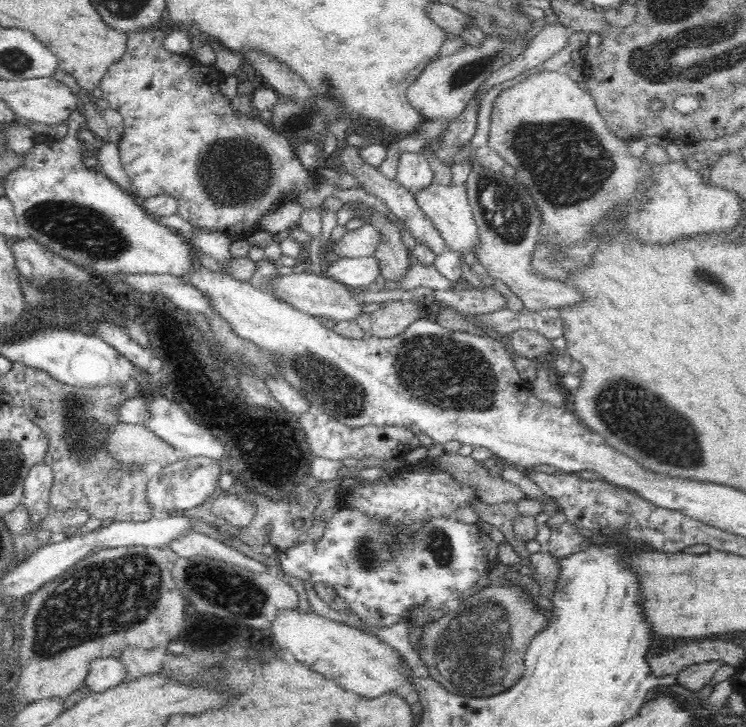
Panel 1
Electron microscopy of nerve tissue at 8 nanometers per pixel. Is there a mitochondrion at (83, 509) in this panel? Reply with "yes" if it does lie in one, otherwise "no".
no

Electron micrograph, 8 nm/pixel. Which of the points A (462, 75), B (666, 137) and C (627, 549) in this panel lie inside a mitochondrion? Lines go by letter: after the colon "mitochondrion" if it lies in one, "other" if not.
A: mitochondrion
B: other
C: other

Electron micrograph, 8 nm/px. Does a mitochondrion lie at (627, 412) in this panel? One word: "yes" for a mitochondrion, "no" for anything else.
yes

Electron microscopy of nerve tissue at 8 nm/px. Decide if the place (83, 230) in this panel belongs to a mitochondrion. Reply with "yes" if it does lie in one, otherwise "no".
yes

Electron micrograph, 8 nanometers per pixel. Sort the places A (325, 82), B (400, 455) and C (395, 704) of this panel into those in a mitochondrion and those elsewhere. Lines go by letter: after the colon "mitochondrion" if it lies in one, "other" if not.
A: mitochondrion
B: other
C: other

